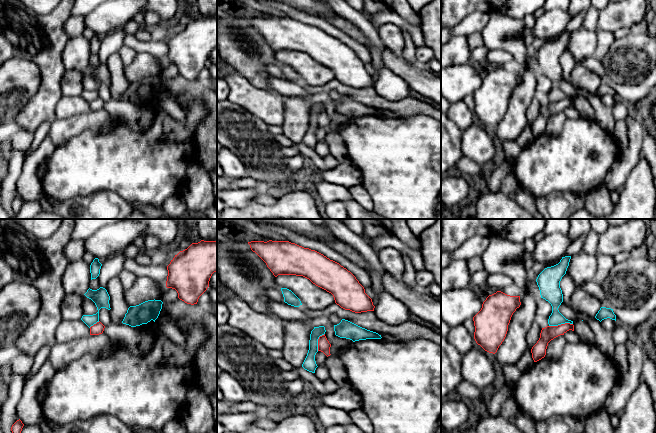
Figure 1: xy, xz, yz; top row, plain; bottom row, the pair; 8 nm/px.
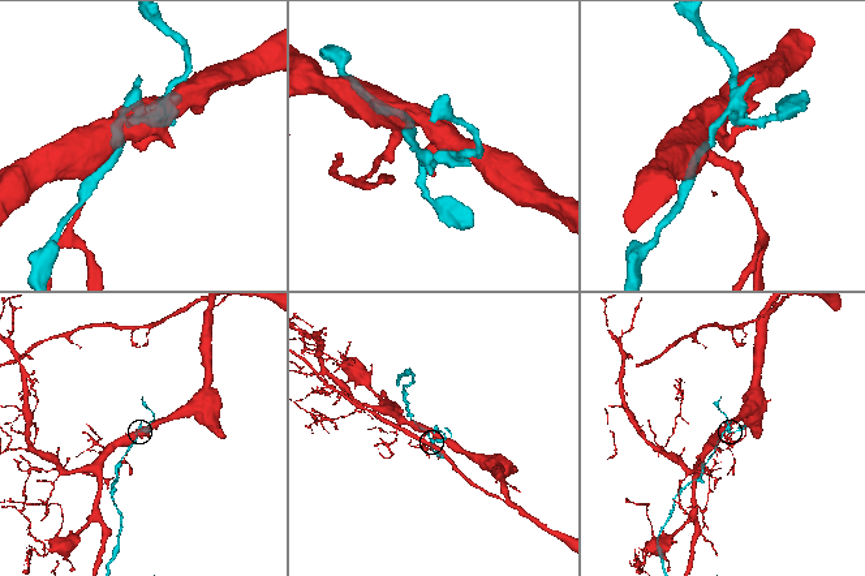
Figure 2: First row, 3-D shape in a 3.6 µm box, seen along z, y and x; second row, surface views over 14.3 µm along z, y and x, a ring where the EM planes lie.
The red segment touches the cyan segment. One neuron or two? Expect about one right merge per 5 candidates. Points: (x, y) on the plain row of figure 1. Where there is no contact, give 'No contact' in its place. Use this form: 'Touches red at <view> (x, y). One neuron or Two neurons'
Touches red at yz (561, 100). Two neurons

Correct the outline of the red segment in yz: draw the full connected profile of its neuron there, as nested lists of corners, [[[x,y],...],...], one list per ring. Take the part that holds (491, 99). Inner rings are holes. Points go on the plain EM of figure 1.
[[[501,67],[489,71],[483,78],[481,86],[473,93],[476,119],[485,127],[495,130],[506,113],[513,89],[520,81],[520,72],[510,72]]]

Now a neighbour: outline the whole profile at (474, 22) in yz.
[[[479,11],[472,12],[451,28],[452,35],[464,35],[468,37],[473,33],[481,32],[488,21],[489,13],[482,13]]]

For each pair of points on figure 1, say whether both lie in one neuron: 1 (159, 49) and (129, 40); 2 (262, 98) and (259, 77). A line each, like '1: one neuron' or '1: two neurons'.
1: one neuron
2: two neurons

